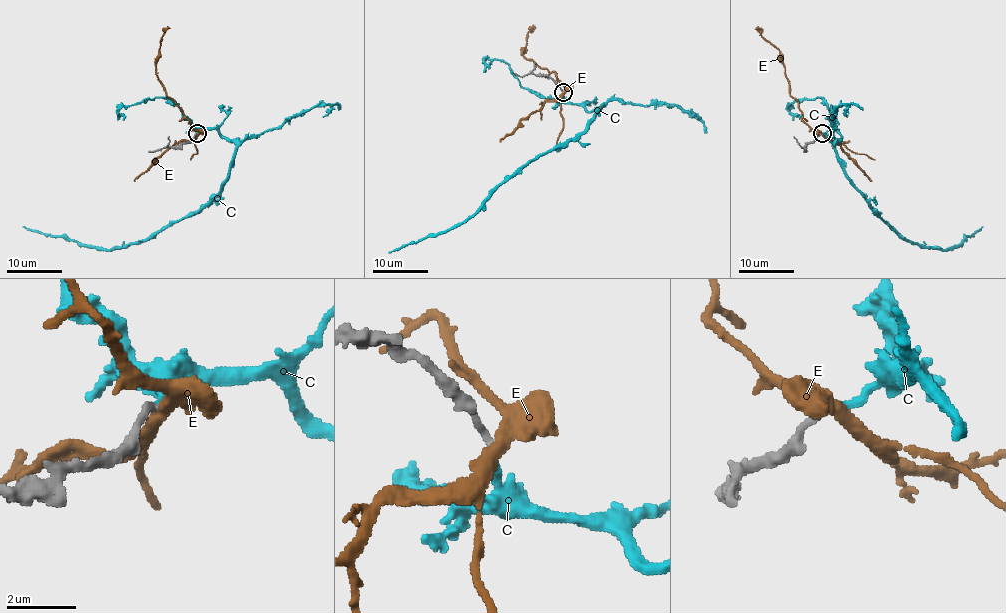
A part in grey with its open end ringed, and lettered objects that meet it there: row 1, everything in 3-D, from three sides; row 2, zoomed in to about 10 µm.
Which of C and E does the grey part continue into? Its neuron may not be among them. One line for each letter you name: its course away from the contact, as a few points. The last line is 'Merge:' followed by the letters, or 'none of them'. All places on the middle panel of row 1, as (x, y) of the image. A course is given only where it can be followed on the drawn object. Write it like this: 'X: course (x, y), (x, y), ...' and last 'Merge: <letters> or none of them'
C: course (562, 93), (589, 111), (601, 105), (564, 145), (536, 155), (472, 215), (388, 252)
Merge: C

